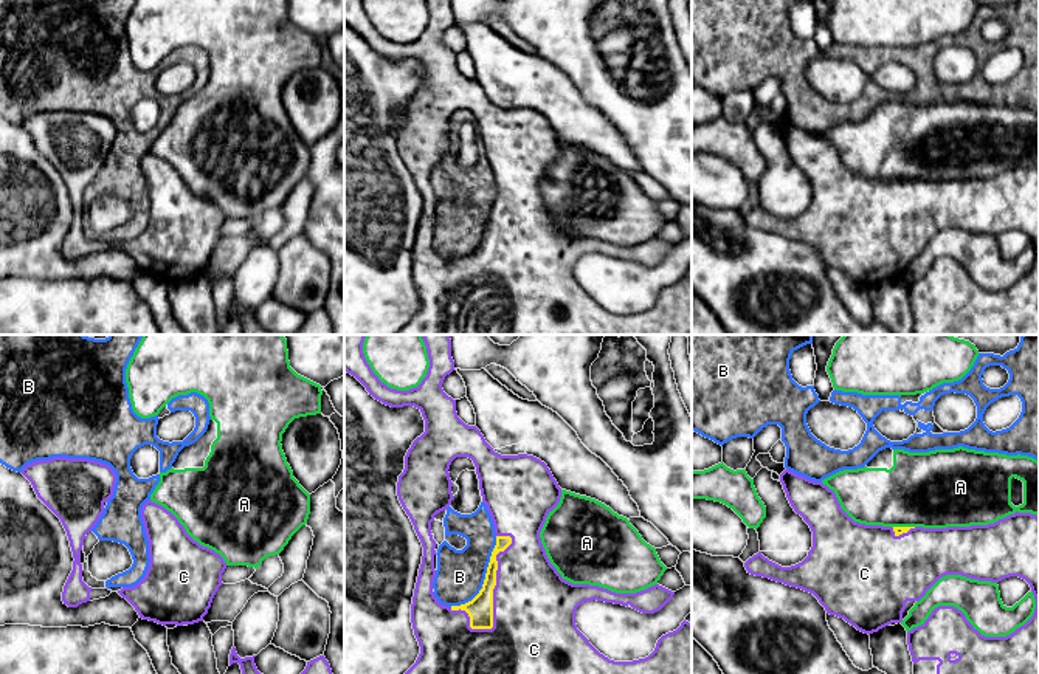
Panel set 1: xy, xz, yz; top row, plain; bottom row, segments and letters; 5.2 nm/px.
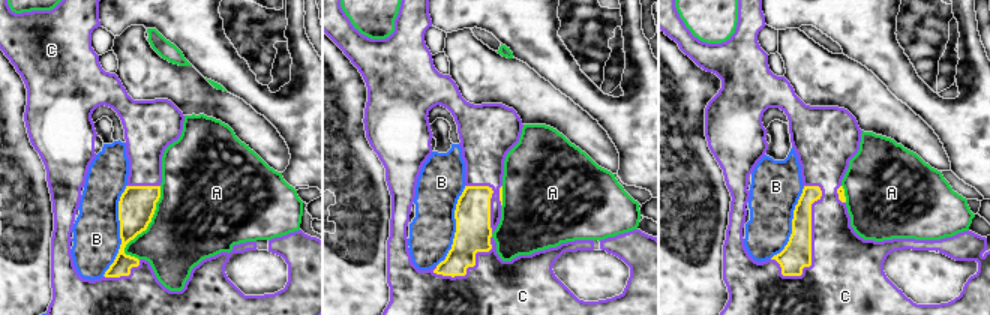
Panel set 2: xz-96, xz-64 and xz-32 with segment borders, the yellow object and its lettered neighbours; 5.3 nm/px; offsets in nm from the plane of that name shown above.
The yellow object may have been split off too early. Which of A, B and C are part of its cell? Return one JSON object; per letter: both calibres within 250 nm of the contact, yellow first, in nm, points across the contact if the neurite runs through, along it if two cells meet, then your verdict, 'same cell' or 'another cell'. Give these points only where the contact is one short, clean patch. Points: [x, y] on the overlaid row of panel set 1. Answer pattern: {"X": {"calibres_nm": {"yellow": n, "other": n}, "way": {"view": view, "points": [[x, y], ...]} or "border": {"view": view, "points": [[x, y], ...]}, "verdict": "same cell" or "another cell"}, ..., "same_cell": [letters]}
{"A": {"calibres_nm": {"yellow": 50, "other": 400}, "verdict": "another cell"}, "B": {"calibres_nm": {"yellow": 140, "other": 260}, "verdict": "another cell"}, "C": {"calibres_nm": {"yellow": 140, "other": 440}, "verdict": "same cell"}, "same_cell": ["C"]}

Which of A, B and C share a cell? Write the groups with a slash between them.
A / B / C

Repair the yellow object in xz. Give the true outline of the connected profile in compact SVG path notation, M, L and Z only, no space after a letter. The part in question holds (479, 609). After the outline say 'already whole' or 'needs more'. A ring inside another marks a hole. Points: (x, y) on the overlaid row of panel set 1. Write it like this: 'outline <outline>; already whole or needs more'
outline M344 335L344 370L355 377L375 400L391 407L414 406L422 412L425 420L425 432L408 449L405 469L397 482L399 500L423 547L411 604L411 623L420 654L405 674L692 674L692 623L685 620L676 631L662 635L648 657L633 662L609 660L577 629L575 610L585 601L597 600L627 607L631 606L642 614L654 614L673 598L675 592L654 584L636 593L616 593L599 586L572 584L561 578L551 564L540 538L547 514L560 502L561 488L544 462L527 454L501 456L495 452L476 426L468 426L457 417L456 400L448 397L442 389L445 377L454 370L450 335L422 335L430 367L422 383L409 390L391 389L378 380L363 353L364 338L366 335ZM456 457L468 457L476 466L482 502L487 505L495 525L496 545L492 552L479 593L465 604L448 607L440 604L433 593L436 541L431 535L431 522L437 513L451 505L454 497L448 469Z; needs more

